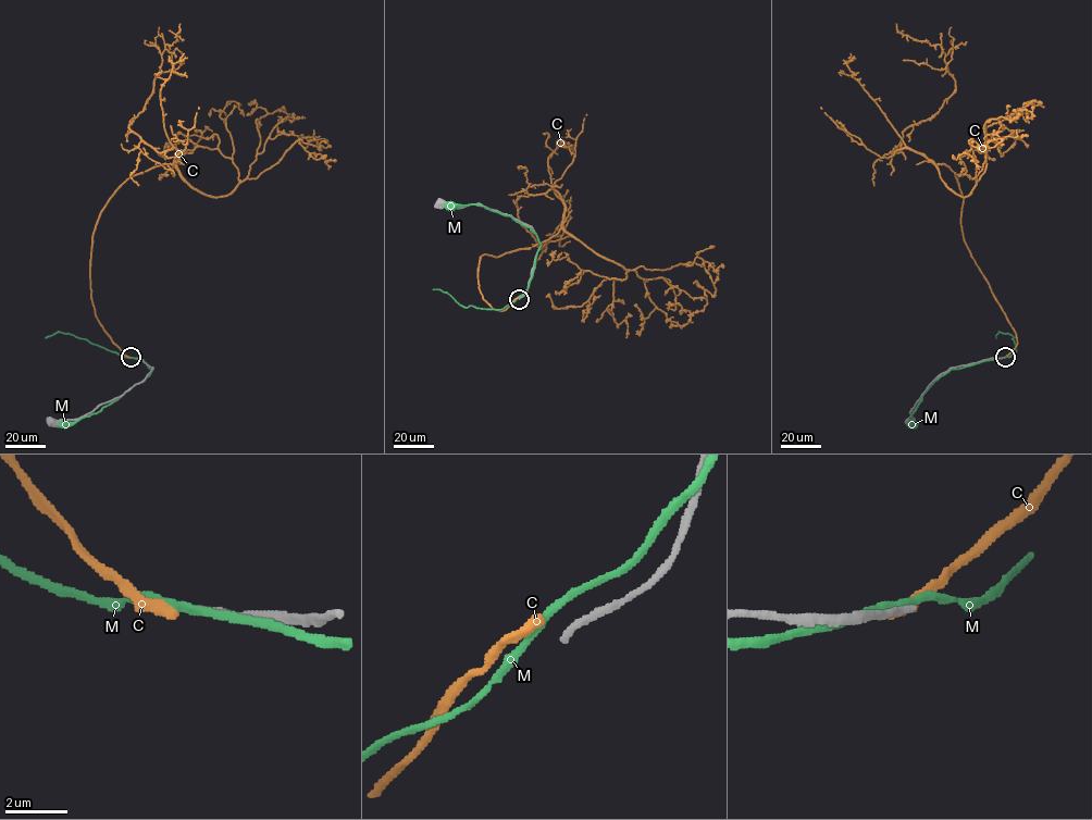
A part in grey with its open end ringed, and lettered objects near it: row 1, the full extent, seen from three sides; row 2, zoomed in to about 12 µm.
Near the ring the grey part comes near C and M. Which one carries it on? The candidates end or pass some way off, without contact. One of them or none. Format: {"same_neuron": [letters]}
{"same_neuron": []}

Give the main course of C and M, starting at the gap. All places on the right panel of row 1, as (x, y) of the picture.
C: (1004, 357), (1017, 337), (964, 240), (955, 173), (895, 152), (955, 88), (941, 46), (896, 24)
M: (1005, 357), (951, 369), (941, 375), (922, 395), (910, 417), (913, 423)

